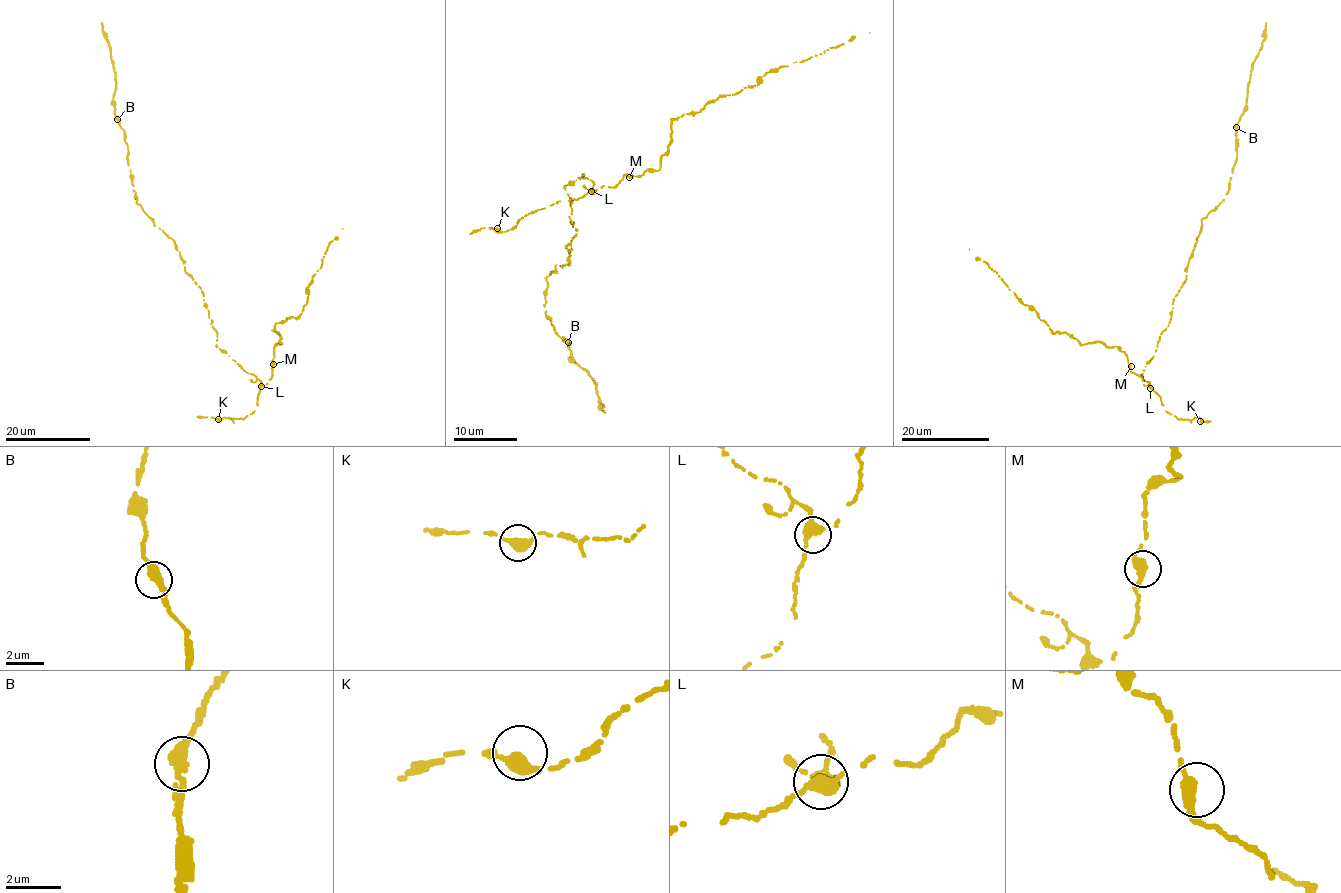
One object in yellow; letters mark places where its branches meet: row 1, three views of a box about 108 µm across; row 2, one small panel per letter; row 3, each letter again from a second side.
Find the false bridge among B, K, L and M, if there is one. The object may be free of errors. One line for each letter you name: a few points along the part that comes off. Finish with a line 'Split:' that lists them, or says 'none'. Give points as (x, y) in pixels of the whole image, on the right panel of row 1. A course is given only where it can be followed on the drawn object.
Split: none

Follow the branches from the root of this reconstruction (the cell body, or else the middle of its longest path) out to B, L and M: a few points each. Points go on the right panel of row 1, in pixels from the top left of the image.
B: (1170, 321), (1173, 300), (1186, 280), (1201, 220), (1228, 192), (1236, 159), (1236, 127)
L: (1170, 321), (1143, 370), (1142, 379), (1150, 388)
M: (1170, 321), (1143, 370), (1142, 379), (1150, 385), (1143, 384), (1141, 378), (1130, 370), (1131, 366)

